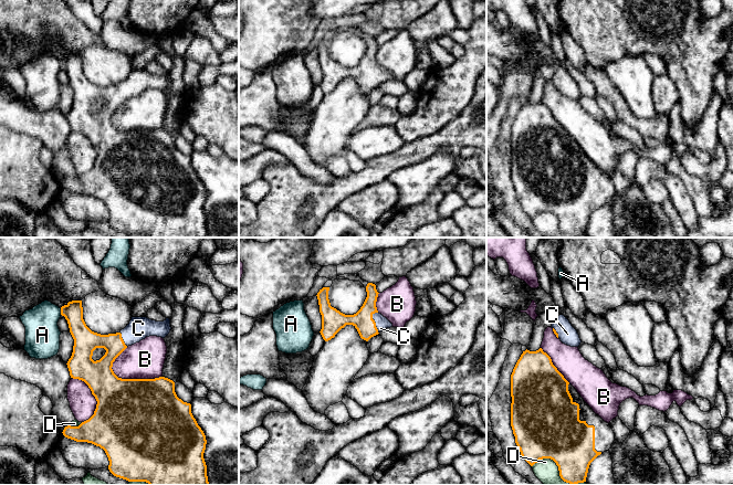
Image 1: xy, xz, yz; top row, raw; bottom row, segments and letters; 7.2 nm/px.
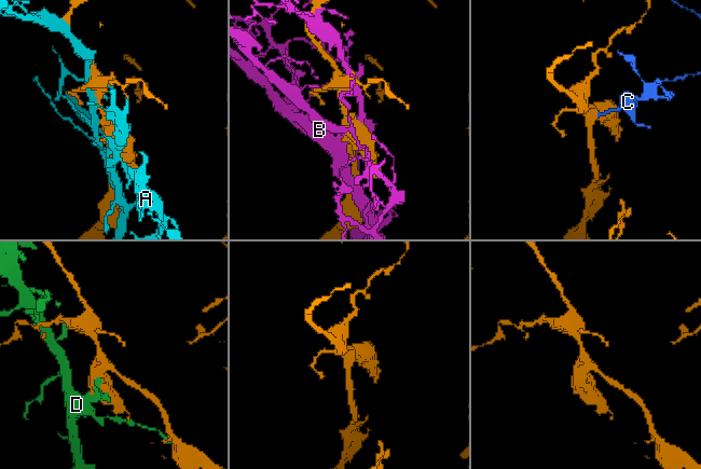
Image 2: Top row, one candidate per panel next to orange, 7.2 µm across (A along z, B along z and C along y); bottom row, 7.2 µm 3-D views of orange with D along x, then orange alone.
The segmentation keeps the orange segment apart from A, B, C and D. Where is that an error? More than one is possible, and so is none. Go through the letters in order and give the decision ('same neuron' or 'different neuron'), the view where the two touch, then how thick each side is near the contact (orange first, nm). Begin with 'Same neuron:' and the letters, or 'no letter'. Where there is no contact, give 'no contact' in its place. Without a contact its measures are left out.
Same neuron: C
A: different neuron | xy | 150/260 nm
B: different neuron | xy | 500/280 nm
C: same neuron | xz | 150/100 nm
D: different neuron | yz | 420/170 nm

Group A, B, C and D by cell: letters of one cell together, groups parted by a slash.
A / B / C / D

